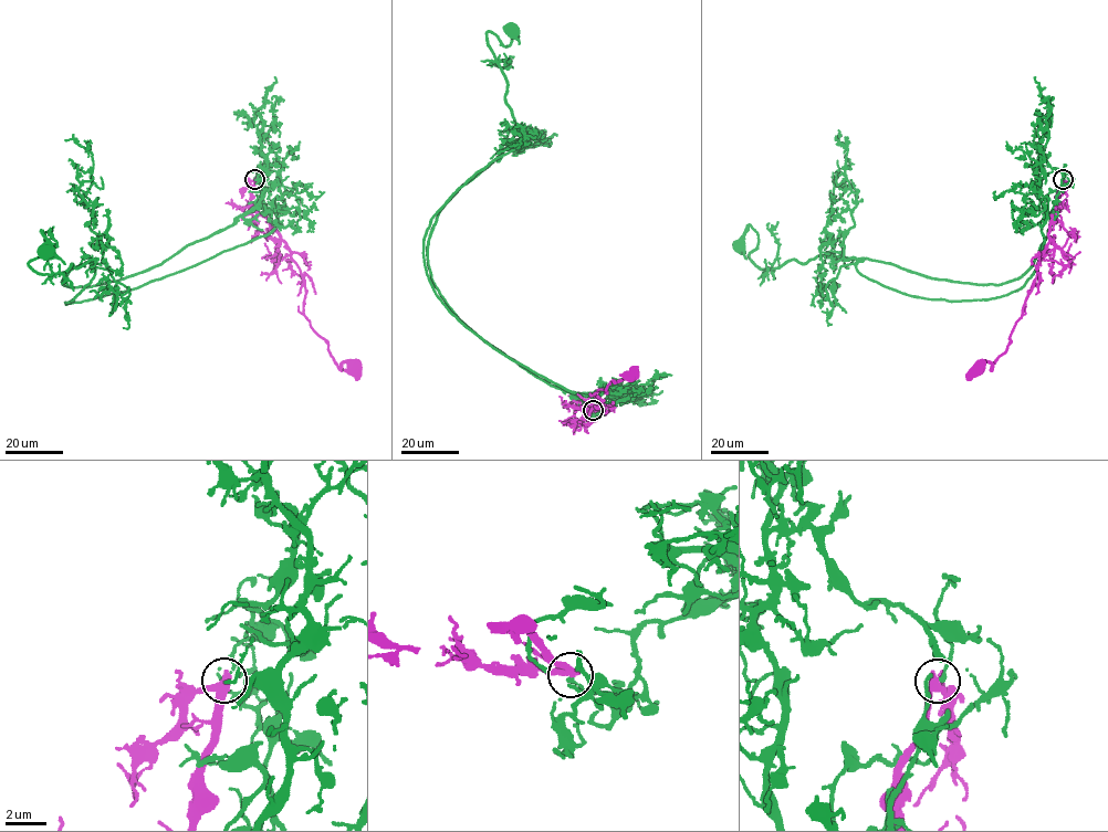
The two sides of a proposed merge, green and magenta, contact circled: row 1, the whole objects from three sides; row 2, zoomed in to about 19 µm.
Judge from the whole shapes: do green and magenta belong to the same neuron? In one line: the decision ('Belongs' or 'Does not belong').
Does not belong

